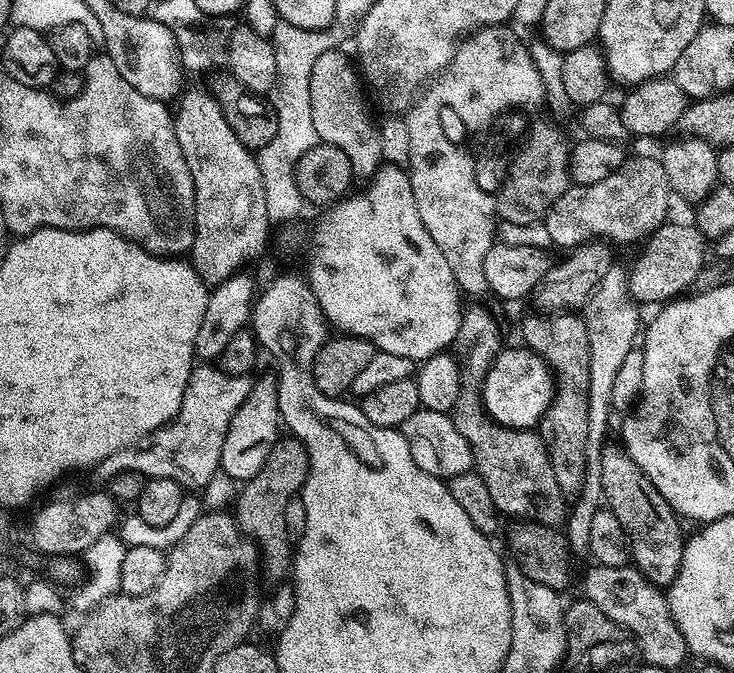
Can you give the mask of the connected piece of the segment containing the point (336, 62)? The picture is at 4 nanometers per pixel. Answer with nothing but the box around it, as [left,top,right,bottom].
[310,50,385,182]

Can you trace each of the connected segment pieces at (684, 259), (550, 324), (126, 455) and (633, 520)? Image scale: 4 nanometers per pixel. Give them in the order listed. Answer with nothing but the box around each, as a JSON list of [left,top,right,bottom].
[[628,222,706,305],[520,310,590,494],[102,366,254,490],[602,447,686,590]]

